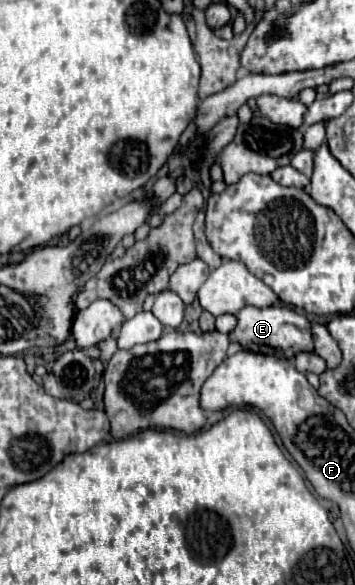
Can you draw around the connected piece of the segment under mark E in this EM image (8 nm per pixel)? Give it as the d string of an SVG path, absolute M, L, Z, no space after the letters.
M245 306L237 314L237 326L231 330L229 340L239 342L249 350L271 354L277 358L287 358L287 360L293 360L297 352L313 352L309 320L287 306L269 306L269 308Z

